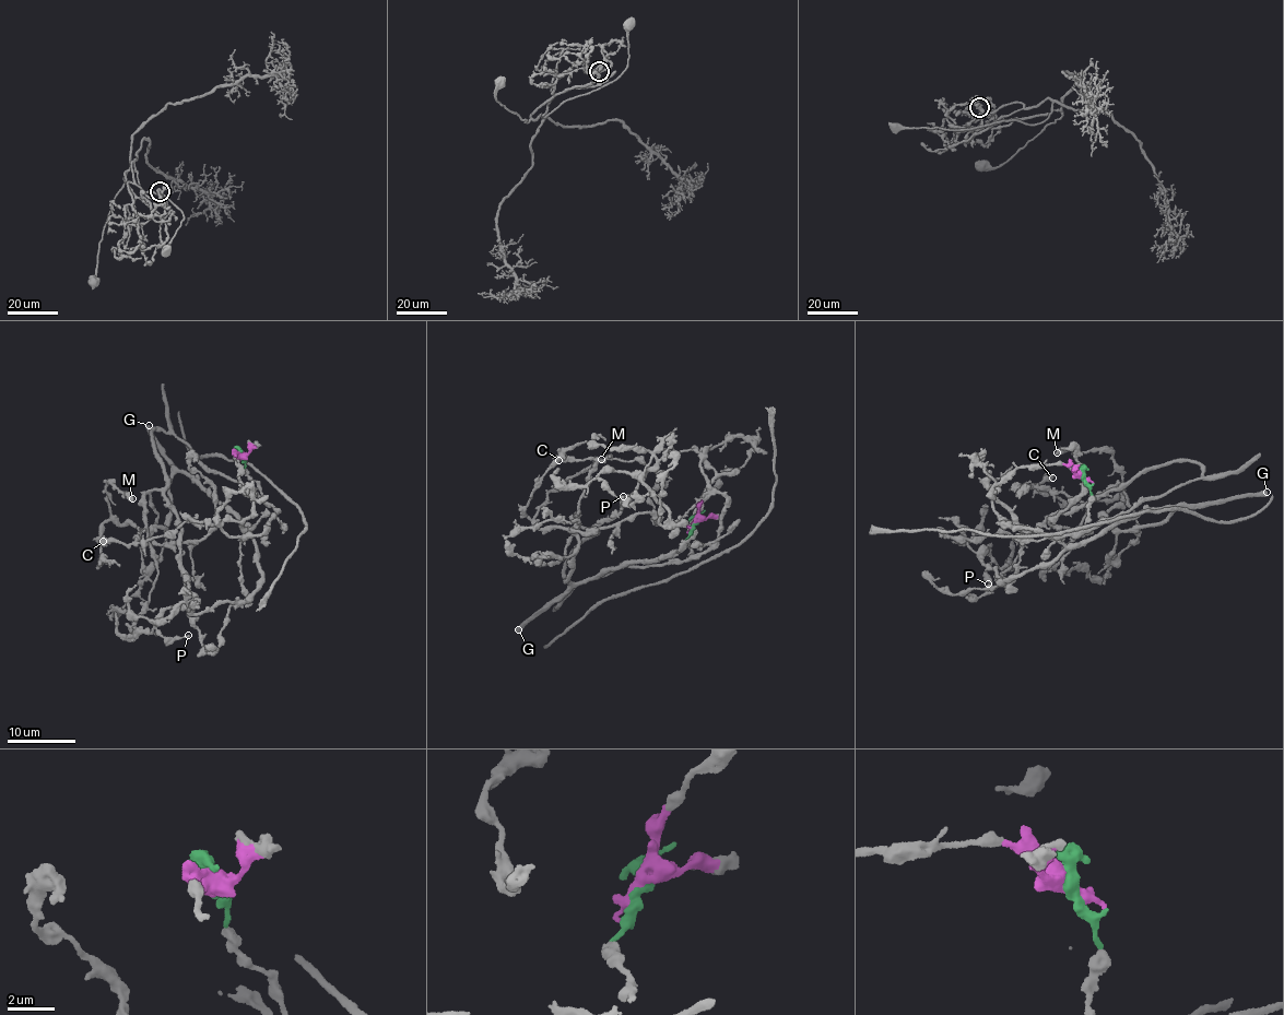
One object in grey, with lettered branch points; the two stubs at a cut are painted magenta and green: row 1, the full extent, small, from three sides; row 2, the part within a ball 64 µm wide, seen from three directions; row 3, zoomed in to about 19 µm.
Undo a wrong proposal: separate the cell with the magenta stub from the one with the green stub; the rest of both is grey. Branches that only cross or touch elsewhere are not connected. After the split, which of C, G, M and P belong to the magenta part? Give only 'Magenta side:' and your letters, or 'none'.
Magenta side: G, M, P

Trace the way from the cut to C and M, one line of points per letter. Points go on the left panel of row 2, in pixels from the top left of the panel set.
C: (240, 455), (260, 496), (205, 471), (190, 447), (155, 428), (166, 483), (146, 493), (133, 542), (103, 540)
M: (240, 456), (245, 533), (255, 526), (184, 472), (164, 529), (120, 523), (106, 491), (132, 498)

